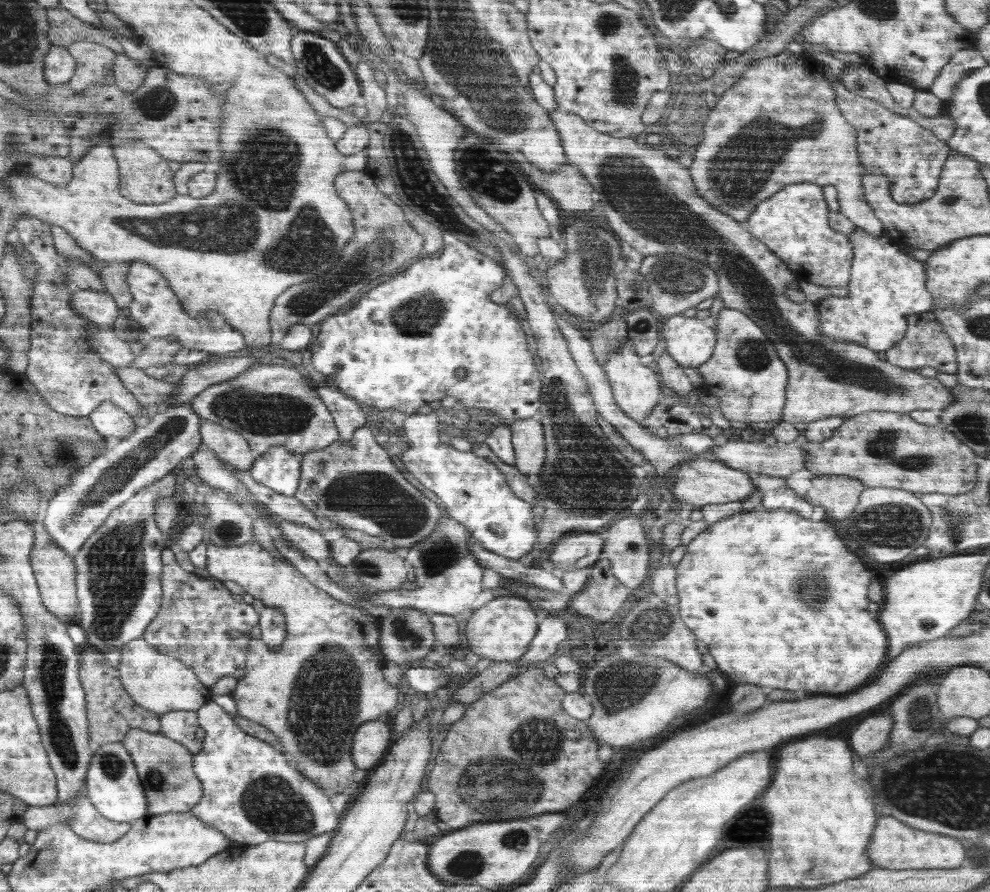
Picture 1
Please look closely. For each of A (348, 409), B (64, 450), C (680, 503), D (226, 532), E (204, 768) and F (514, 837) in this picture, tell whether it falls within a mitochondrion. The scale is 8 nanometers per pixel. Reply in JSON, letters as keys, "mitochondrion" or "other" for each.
{"A":"other","B":"mitochondrion","C":"other","D":"other","E":"other","F":"mitochondrion"}

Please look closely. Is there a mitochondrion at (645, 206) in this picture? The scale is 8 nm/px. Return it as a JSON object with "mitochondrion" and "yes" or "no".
{"mitochondrion":"yes"}

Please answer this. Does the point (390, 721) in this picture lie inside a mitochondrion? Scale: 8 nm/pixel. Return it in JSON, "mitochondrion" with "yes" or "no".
{"mitochondrion":"no"}

